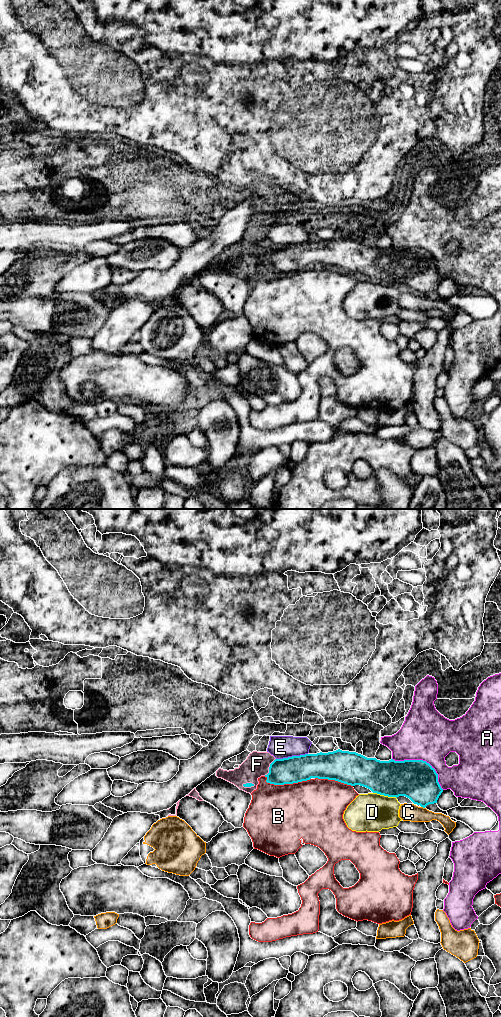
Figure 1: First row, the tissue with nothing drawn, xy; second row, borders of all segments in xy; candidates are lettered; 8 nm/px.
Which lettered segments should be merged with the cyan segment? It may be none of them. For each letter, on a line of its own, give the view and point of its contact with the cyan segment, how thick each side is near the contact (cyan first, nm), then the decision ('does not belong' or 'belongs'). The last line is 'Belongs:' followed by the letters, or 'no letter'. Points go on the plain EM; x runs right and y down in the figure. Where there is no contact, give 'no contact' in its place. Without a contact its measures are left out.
A: meets cyan in xy at (422, 248); 320 nm thick on the cyan side, 400 nm on the other; does not belong
B: meets cyan in xy at (286, 271); 220 nm thick on the cyan side, 480 nm on the other; does not belong
C: meets cyan in xy at (423, 295); 320 nm thick on the cyan side, 140 nm on the other; does not belong
D: meets cyan in xy at (385, 283); 300 nm thick on the cyan side, 320 nm on the other; does not belong
E: meets cyan in xy at (292, 244); 220 nm thick on the cyan side, 180 nm on the other; does not belong
F: meets cyan in xy at (269, 255); 220 nm thick on the cyan side, 200 nm on the other; belongs
Belongs: F

